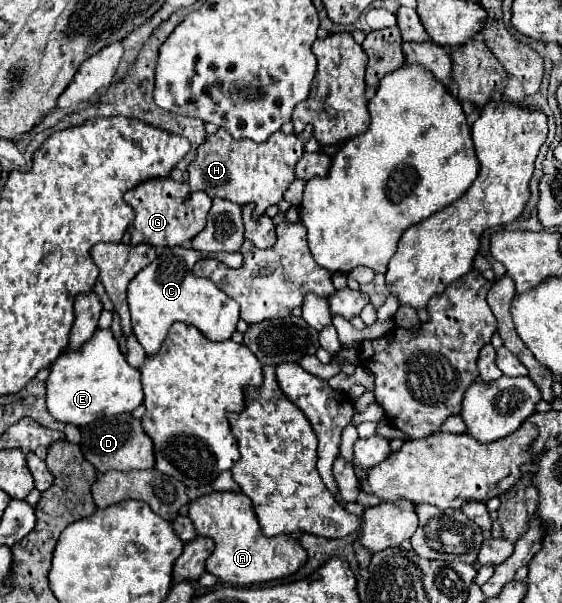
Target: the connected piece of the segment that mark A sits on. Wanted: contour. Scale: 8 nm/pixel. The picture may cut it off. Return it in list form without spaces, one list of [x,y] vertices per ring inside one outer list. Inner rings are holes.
[[[211,492],[191,502],[189,518],[195,524],[197,534],[209,536],[215,542],[213,554],[207,558],[207,570],[233,586],[249,586],[257,582],[269,582],[285,578],[299,570],[307,560],[303,546],[291,536],[267,538],[253,512],[253,502],[245,494]]]

